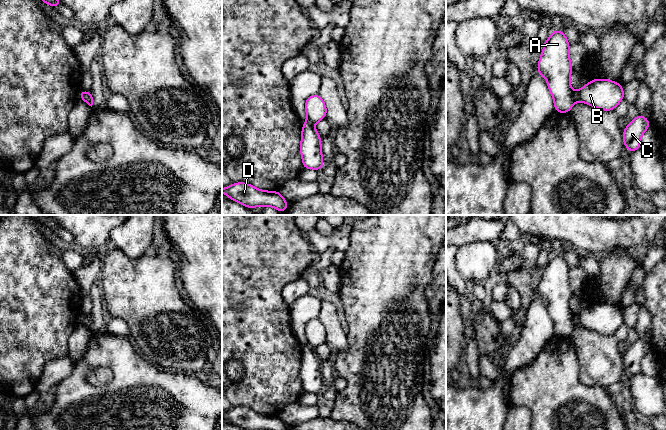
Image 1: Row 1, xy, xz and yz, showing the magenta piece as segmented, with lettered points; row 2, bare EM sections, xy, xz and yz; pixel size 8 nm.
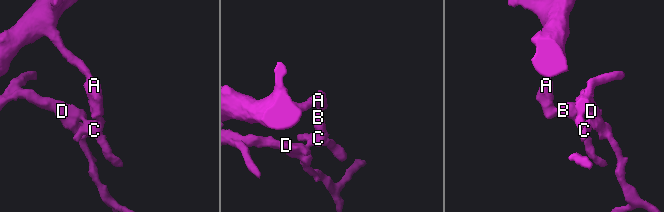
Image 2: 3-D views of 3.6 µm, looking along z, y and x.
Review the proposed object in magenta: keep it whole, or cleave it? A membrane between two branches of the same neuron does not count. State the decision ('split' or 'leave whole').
split

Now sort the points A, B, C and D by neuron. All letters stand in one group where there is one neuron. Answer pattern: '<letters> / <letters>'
A / B C D

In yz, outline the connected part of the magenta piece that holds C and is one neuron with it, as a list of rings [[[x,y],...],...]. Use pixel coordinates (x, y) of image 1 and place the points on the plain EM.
[[[640,338],[628,347],[623,355],[623,365],[629,376],[633,376],[641,372],[641,361],[649,351],[649,344]]]

